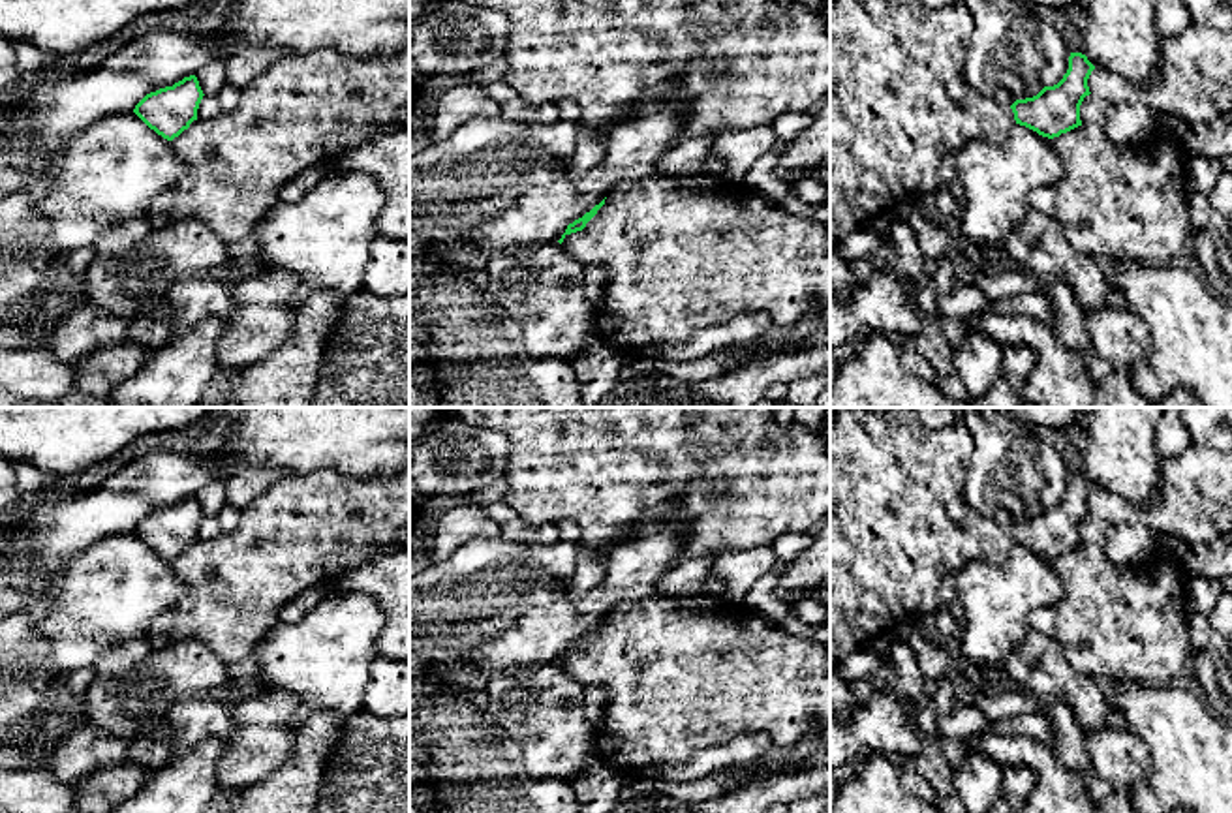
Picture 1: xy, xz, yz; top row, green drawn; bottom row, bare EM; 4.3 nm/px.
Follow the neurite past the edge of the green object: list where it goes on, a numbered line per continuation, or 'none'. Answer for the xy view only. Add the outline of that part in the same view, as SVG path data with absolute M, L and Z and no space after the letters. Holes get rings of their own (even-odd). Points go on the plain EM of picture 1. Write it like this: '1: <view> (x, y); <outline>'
none

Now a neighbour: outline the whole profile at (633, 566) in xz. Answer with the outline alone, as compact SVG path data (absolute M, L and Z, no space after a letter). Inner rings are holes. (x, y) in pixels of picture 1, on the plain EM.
M669 505L646 509L620 541L605 548L603 576L599 584L578 601L569 599L569 580L552 582L550 590L554 597L548 605L524 606L509 629L483 640L475 650L458 657L456 663L470 672L488 672L490 676L511 668L556 663L569 644L590 633L620 605L654 597L659 580L676 565L676 558L689 537L687 531L669 524L669 511Z

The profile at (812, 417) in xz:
M794 407L793 419L815 432L823 432L823 419L826 407Z

